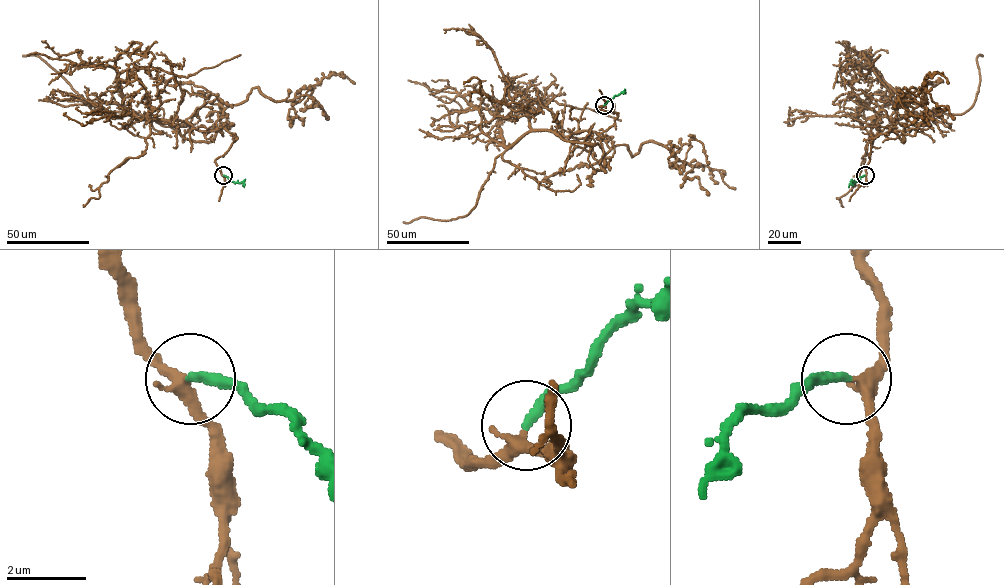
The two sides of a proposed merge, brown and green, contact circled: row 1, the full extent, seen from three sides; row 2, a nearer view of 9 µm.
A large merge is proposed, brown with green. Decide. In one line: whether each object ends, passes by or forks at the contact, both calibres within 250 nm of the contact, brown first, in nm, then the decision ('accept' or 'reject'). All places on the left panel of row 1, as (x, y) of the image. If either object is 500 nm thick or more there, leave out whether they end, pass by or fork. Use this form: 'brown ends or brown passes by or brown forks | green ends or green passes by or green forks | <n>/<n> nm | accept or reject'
brown passes by | green ends | 280/240 nm | accept

